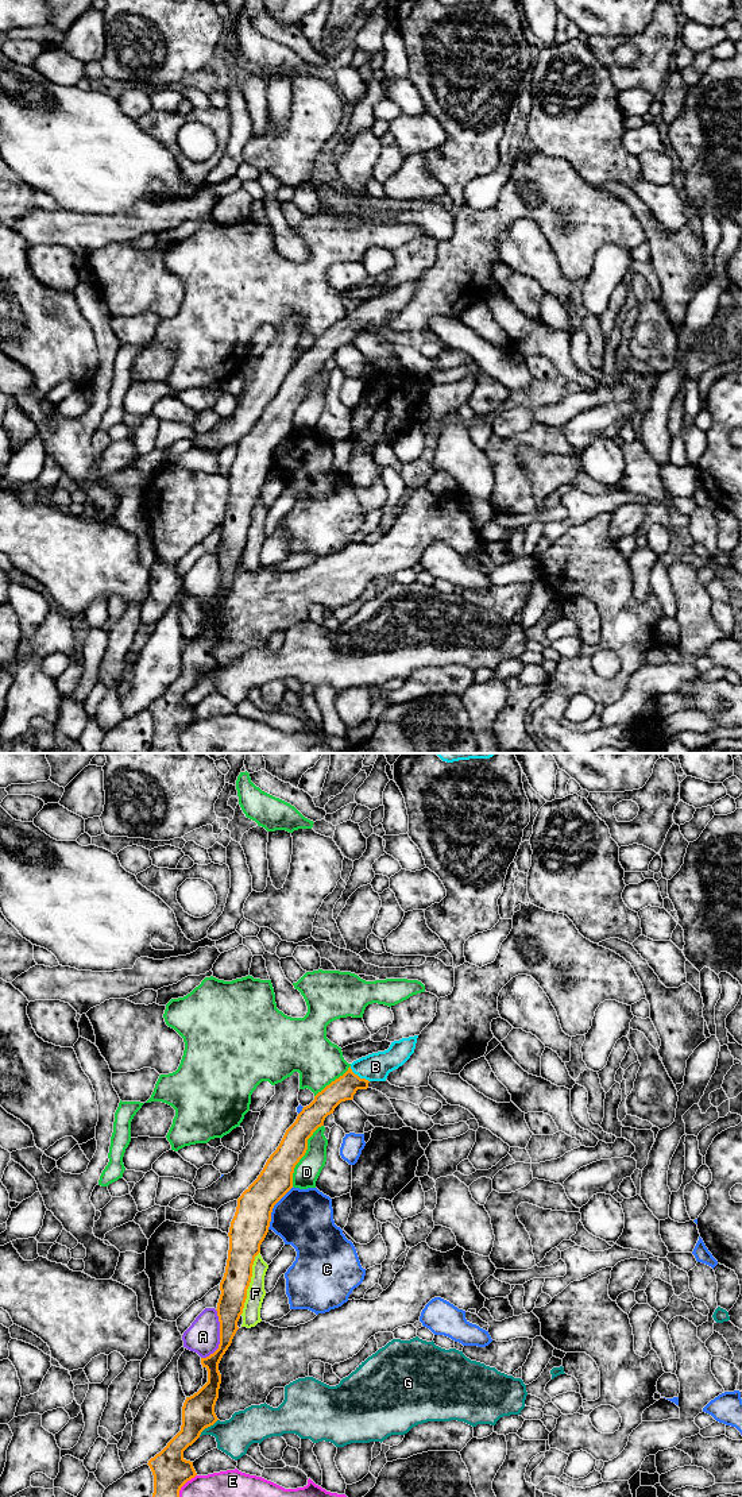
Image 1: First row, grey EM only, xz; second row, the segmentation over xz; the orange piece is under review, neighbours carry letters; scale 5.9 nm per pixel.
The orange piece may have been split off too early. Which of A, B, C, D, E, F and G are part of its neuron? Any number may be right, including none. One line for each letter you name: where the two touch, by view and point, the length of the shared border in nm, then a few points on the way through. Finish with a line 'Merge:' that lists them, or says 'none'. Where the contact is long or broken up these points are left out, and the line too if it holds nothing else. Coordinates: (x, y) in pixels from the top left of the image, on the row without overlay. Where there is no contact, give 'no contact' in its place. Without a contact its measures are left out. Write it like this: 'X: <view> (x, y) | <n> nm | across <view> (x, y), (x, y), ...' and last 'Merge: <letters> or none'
B: xz (358, 320) | 150 nm | across xz (343, 332), (358, 320), (364, 313), (375, 311)
Merge: B

